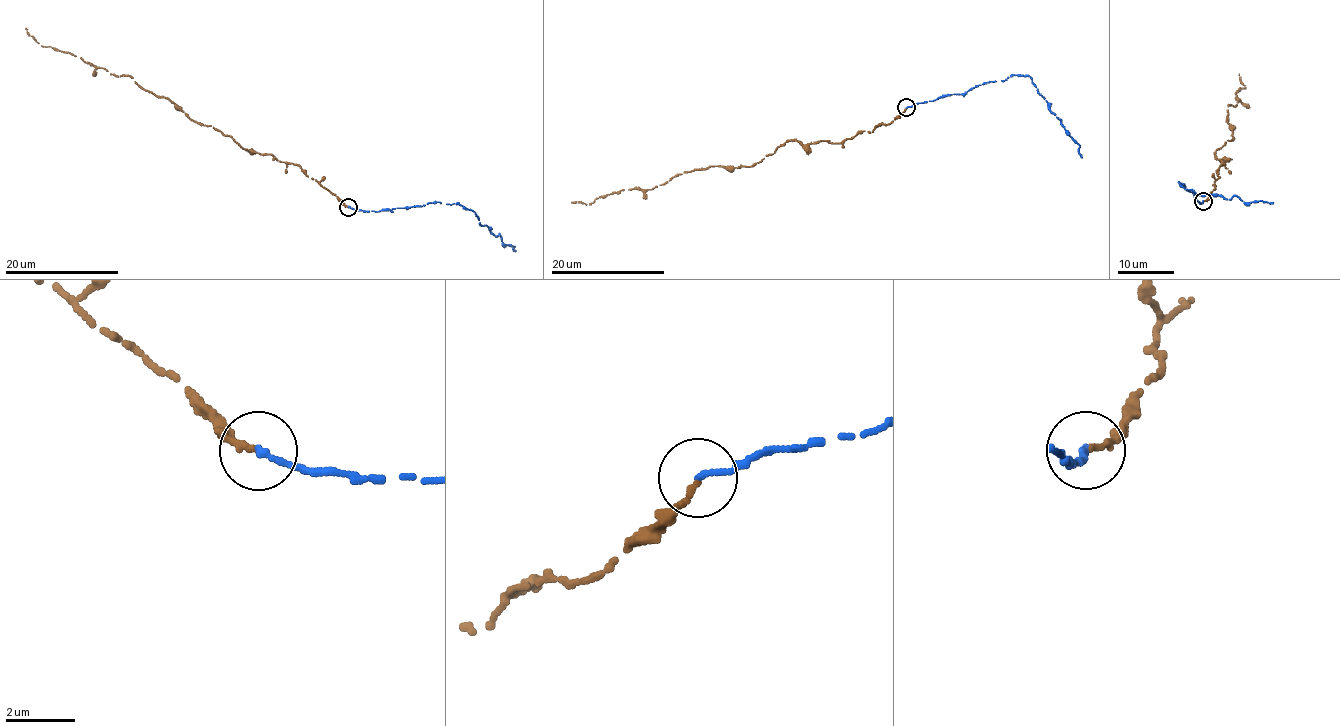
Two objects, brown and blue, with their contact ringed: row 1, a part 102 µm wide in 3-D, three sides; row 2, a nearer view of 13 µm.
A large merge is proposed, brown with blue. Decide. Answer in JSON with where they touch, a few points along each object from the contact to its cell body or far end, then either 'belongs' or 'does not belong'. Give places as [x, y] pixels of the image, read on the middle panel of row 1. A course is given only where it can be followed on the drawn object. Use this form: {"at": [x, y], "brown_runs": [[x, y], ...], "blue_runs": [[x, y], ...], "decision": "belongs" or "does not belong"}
{"at": [906, 107], "brown_runs": [[906, 108], [888, 124], [835, 143], [787, 141], [751, 166], [709, 165], [651, 190], [571, 202]], "blue_runs": [[906, 108], [948, 94], [966, 93], [1015, 75], [1027, 75], [1080, 146], [1081, 157]], "decision": "belongs"}

